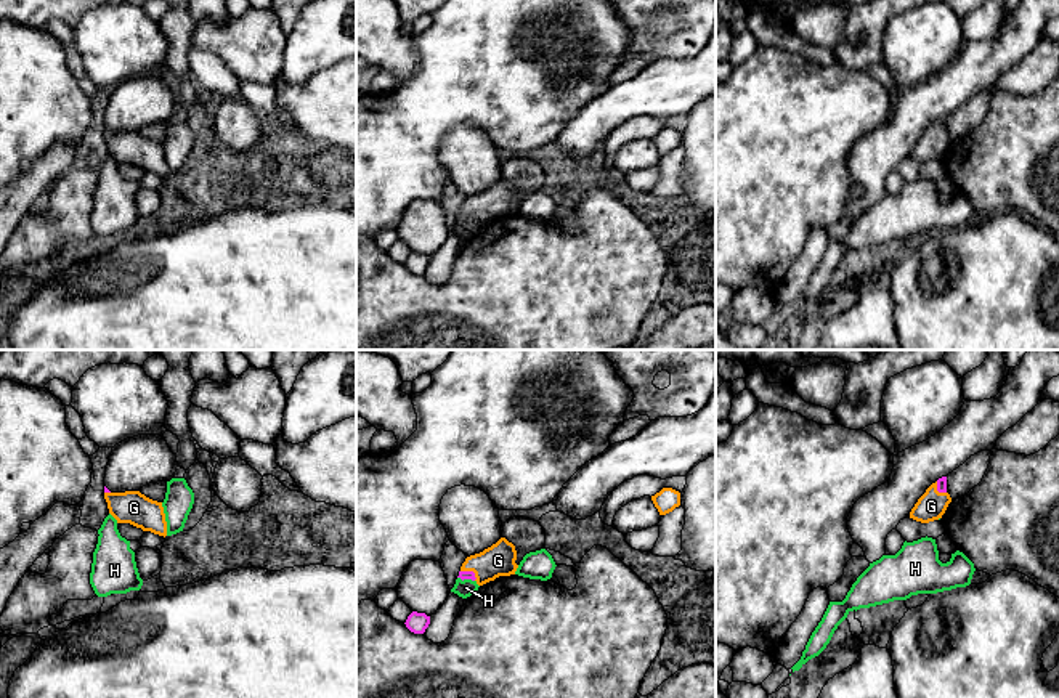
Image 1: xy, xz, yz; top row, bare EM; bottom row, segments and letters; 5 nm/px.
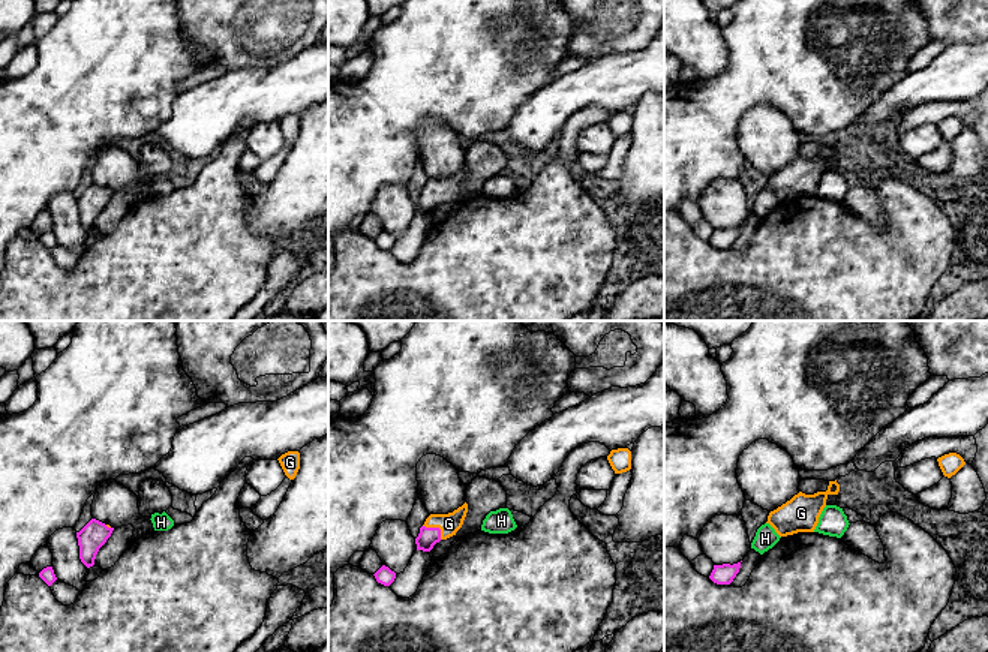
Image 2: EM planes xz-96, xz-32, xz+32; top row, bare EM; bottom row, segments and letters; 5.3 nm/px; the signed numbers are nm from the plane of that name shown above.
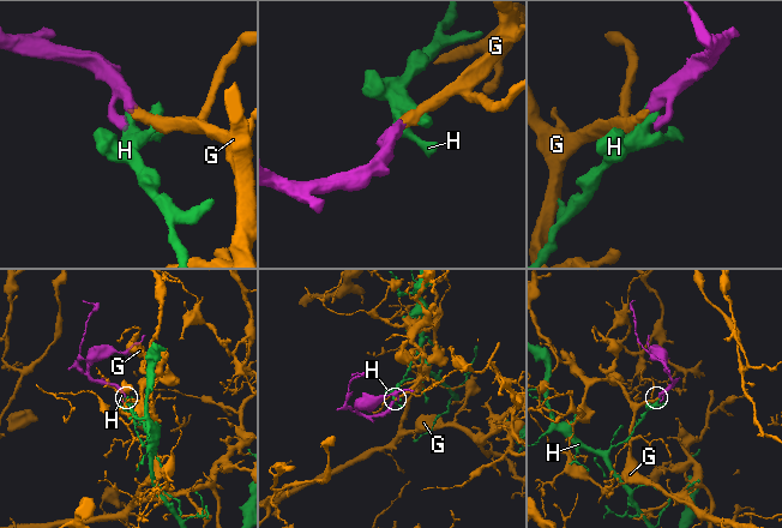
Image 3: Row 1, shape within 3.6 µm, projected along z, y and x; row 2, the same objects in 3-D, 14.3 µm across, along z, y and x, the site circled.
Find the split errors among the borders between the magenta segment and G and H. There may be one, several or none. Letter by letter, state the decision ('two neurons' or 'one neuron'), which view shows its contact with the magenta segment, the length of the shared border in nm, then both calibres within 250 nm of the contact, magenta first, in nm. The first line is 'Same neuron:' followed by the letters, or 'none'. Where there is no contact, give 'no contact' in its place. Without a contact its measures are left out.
Same neuron: G
G: one neuron; meets magenta in xz; contact 100 nm long; 50 nm thick on the magenta side, 160 nm on the other
H: two neurons; meets magenta in xz; contact 90 nm long; 50 nm thick on the magenta side, 90 nm on the other

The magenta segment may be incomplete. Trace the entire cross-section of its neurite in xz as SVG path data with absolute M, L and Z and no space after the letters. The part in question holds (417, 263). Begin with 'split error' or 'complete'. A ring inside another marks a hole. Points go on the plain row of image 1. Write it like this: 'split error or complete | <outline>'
complete | M412 252L406 260L406 268L414 274L424 274L430 265L430 257L425 254Z

